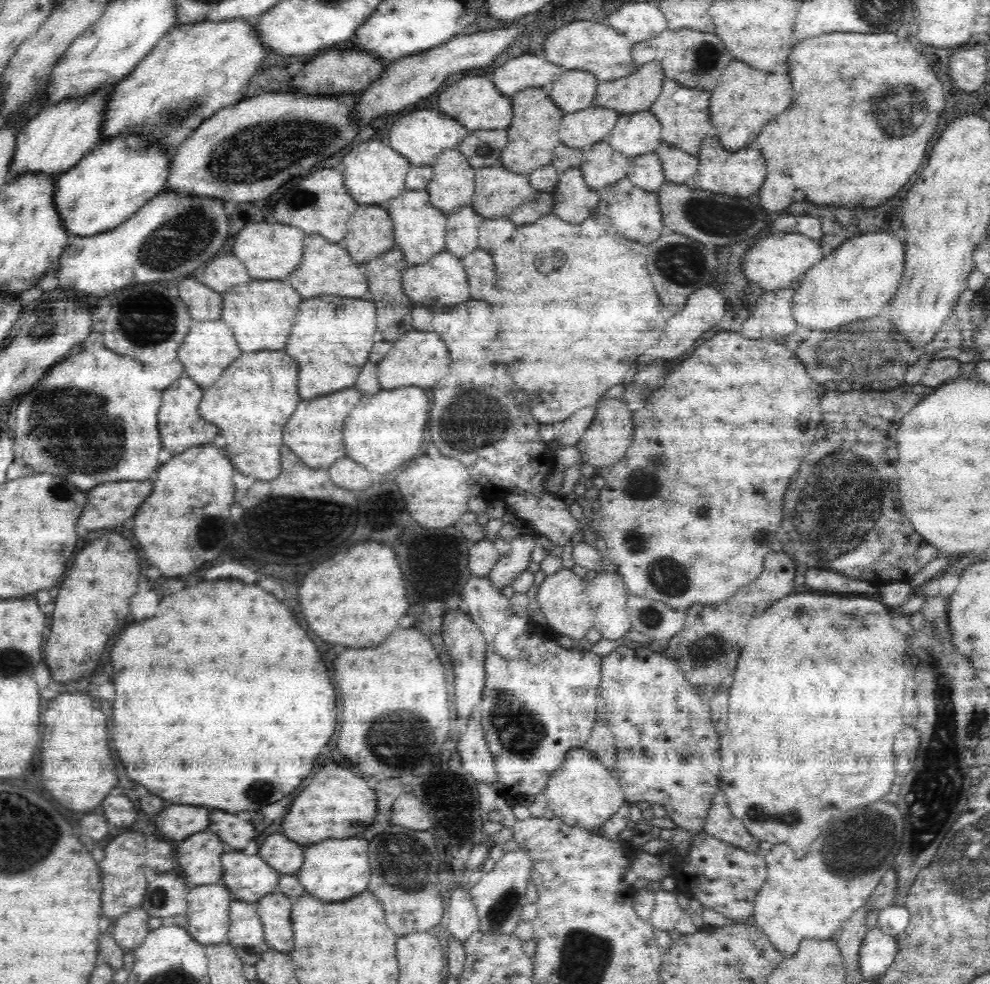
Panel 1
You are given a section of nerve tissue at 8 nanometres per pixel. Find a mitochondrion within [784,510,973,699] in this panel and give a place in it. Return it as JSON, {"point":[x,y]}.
{"point":[802,613]}

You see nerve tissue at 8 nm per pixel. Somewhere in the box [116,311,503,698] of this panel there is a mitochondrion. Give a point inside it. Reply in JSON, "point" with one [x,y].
{"point":[307,509]}

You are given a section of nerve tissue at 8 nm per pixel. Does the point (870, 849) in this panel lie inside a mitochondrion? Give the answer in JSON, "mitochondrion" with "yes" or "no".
{"mitochondrion":"yes"}

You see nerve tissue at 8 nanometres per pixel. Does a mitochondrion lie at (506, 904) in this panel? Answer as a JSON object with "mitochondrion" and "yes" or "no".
{"mitochondrion":"yes"}

